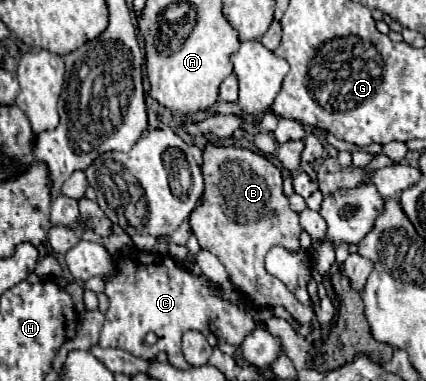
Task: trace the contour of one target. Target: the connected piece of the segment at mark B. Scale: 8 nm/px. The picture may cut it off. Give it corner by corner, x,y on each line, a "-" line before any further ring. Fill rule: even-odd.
206,143
206,147
202,149
202,157
204,157
204,163
200,171
204,177
204,197
200,205
190,213
190,229
196,235
200,247
214,253
224,263
226,271
230,273
230,281
242,293
242,299
246,305
254,309
282,305
294,317
296,323
310,325
312,331
320,329
320,321
316,317
312,299
308,299
308,303
300,303
294,297
294,293
278,277
270,275
264,269
264,257
274,245
280,245
292,253
300,251
302,227
298,223
298,213
290,209
288,197
282,191
282,171
266,155
254,153
250,149
240,149
240,147
224,147
224,145

